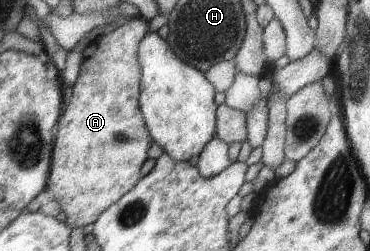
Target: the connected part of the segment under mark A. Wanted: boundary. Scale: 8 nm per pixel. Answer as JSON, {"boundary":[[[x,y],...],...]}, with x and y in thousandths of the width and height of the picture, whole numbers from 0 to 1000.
{"boundary":[[[386,64],[365,68],[330,108],[268,147],[268,163],[243,187],[216,251],[192,394],[170,442],[170,466],[159,470],[157,554],[149,558],[124,757],[159,809],[192,908],[230,904],[262,880],[289,829],[327,797],[381,717],[376,673],[397,641],[397,602],[408,586],[405,518],[381,430],[384,259],[376,259],[373,231],[376,175],[403,116],[392,80]]]}

